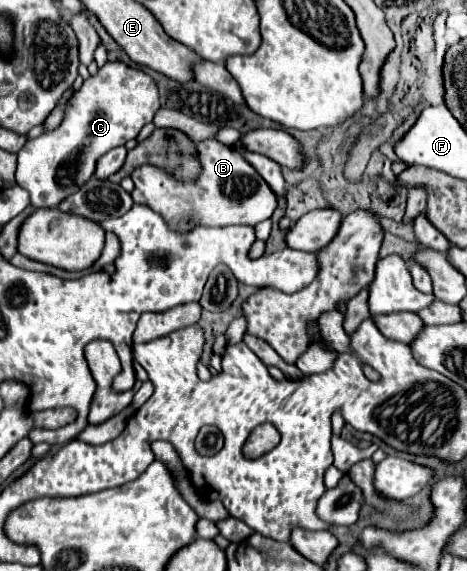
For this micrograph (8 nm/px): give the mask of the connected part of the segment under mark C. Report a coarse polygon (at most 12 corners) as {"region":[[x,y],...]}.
{"region":[[108,61],[62,125],[18,151],[16,183],[58,207],[158,109],[150,75]]}

